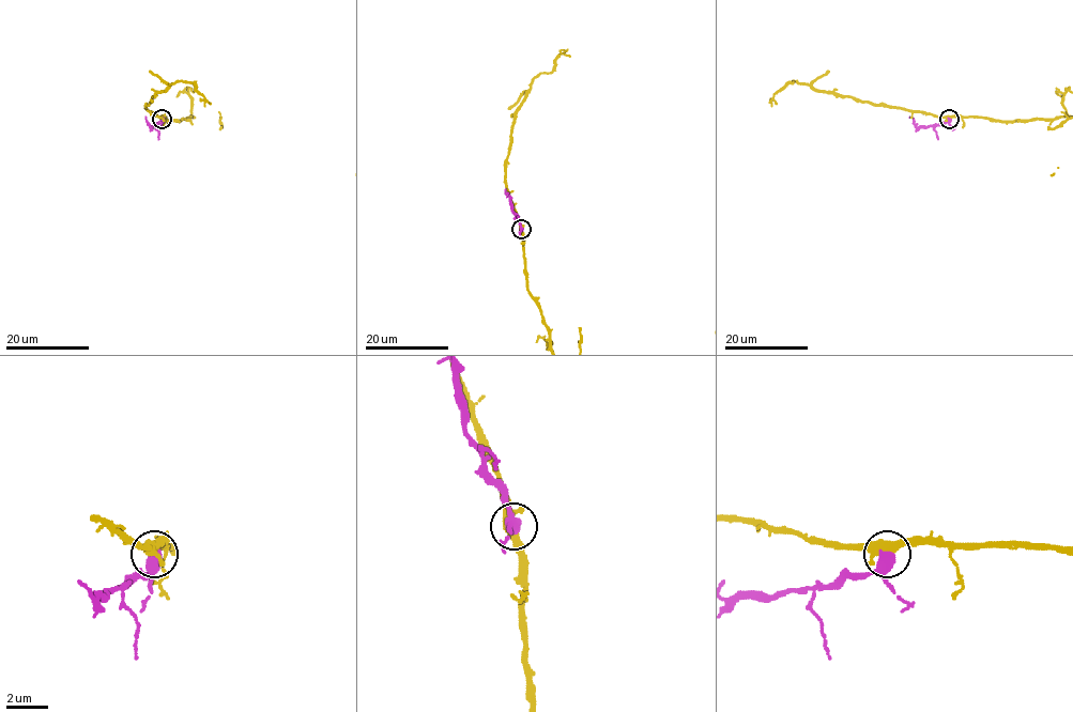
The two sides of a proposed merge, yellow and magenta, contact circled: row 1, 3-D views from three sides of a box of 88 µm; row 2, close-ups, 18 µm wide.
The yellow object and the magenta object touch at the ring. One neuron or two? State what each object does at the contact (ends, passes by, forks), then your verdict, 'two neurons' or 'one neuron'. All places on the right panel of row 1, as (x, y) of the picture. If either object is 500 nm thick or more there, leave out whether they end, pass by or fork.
yellow forks | magenta passes by | two neurons

